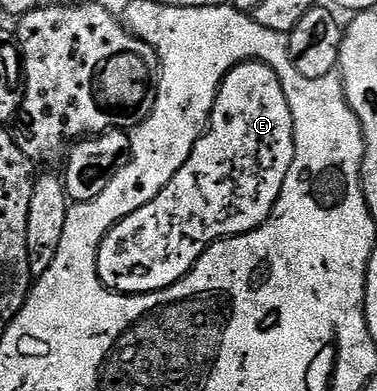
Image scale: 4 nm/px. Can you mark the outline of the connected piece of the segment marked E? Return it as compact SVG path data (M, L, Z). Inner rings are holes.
M242 62L236 66L229 75L221 81L221 87L217 90L217 99L213 105L213 111L209 117L209 129L201 135L201 138L193 145L191 156L175 172L175 176L166 186L157 193L154 198L143 208L131 212L131 216L122 218L109 230L108 245L113 245L113 255L109 258L109 274L117 278L115 289L118 294L150 294L156 290L166 290L171 284L175 284L203 256L208 246L221 241L222 238L232 238L234 234L245 234L248 230L255 230L268 220L277 205L277 197L283 188L283 180L287 180L287 172L291 168L291 160L295 156L295 144L293 143L293 121L291 120L291 108L287 104L287 96L283 92L283 84L279 84L279 75L269 66L261 62Z

